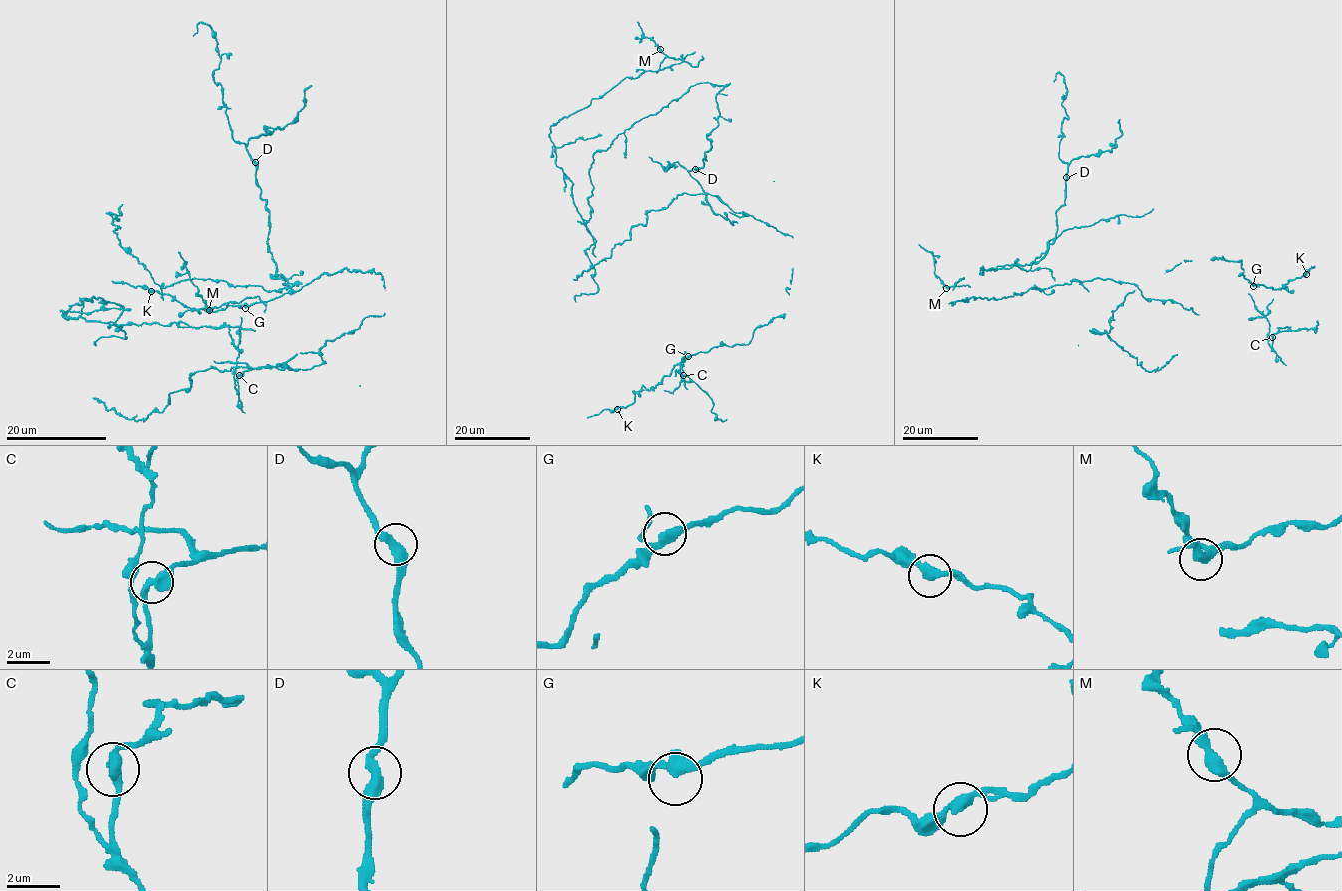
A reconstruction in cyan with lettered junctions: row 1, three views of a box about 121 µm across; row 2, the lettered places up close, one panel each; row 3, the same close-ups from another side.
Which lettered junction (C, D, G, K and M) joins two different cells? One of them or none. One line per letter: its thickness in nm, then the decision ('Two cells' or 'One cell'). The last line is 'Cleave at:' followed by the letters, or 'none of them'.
C: Thickness 400 nm. Two cells
D: Thickness 400 nm. One cell
G: Thickness 420 nm. One cell
K: Thickness 360 nm. One cell
M: Thickness 360 nm. One cell
Cleave at: C

